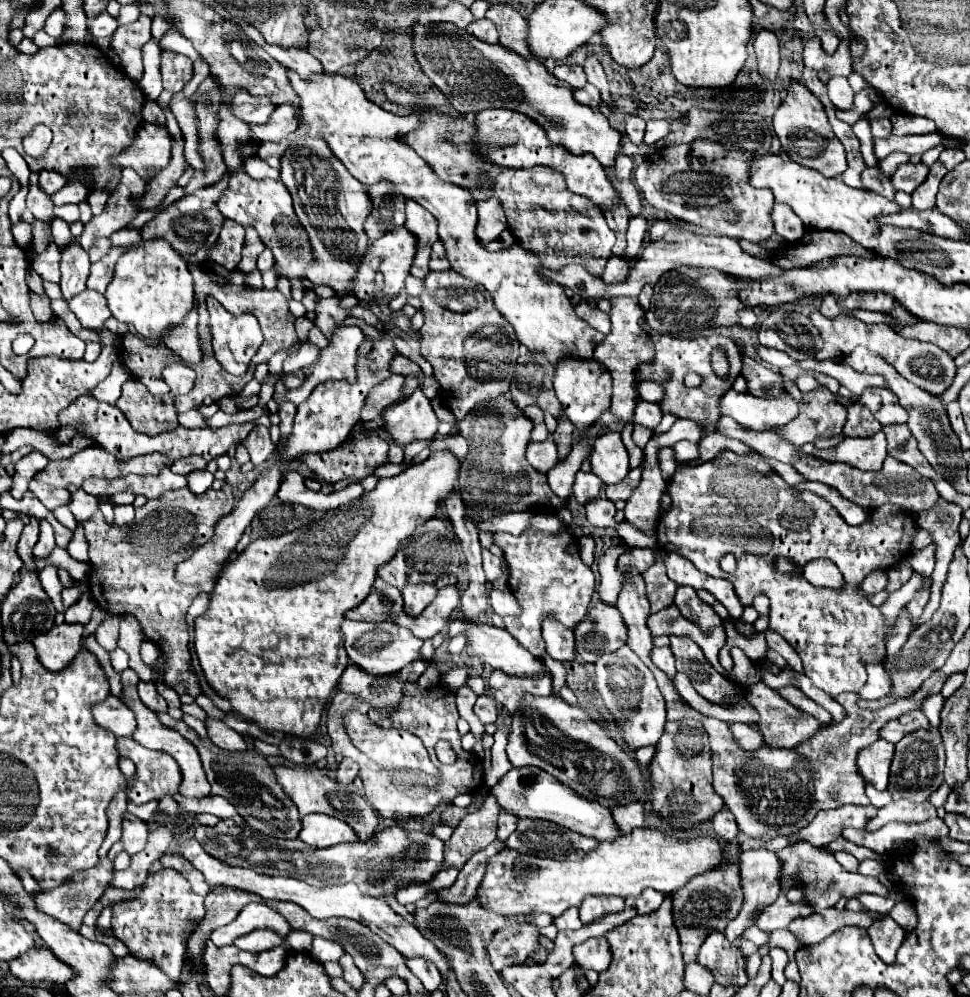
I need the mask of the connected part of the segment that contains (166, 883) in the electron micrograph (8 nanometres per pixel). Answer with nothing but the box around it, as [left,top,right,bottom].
[113,869,203,981]

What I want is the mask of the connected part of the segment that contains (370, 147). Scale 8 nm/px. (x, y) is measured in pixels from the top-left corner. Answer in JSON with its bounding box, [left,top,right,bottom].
[289,71,603,365]

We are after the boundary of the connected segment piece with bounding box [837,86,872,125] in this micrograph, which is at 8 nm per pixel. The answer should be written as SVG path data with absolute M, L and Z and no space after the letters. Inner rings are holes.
M867 86L865 89L856 94L855 103L851 111L841 111L837 109L837 118L853 125L863 114L872 108L872 103L867 96L869 91L870 87Z

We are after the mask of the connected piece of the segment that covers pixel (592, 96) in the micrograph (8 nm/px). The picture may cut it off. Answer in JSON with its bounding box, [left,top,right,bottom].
[573,83,601,107]

